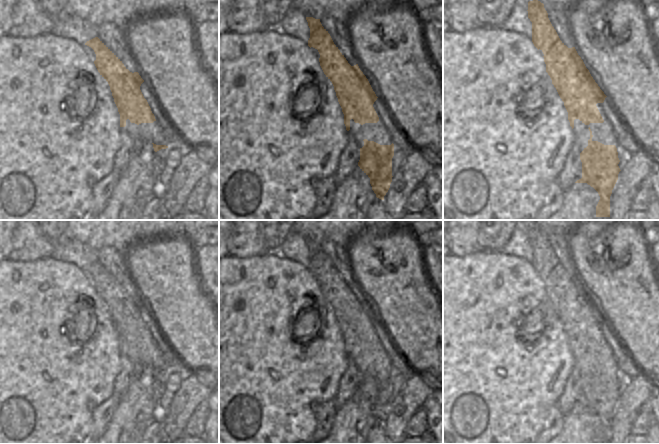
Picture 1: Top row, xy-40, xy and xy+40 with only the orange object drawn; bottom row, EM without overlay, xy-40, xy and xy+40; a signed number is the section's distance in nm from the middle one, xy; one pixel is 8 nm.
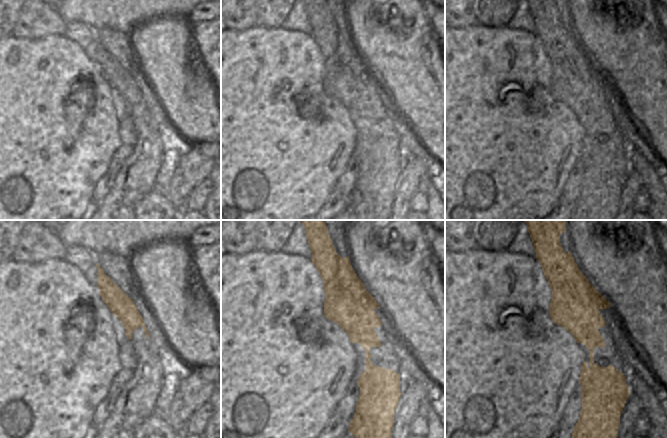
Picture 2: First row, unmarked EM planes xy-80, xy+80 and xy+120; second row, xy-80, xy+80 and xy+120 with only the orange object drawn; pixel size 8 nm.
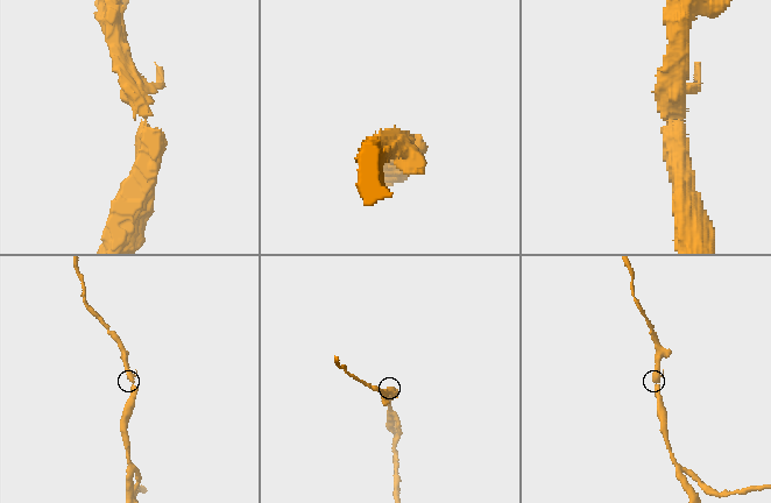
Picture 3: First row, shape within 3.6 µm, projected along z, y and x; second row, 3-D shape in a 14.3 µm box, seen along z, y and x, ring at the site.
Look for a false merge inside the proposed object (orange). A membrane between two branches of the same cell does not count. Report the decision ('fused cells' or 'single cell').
single cell

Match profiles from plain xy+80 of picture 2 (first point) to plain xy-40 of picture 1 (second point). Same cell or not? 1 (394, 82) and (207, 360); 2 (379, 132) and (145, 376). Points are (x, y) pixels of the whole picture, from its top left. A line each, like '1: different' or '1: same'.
1: same
2: different

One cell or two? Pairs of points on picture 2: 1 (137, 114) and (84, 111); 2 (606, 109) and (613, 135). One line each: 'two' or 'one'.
1: two
2: one

